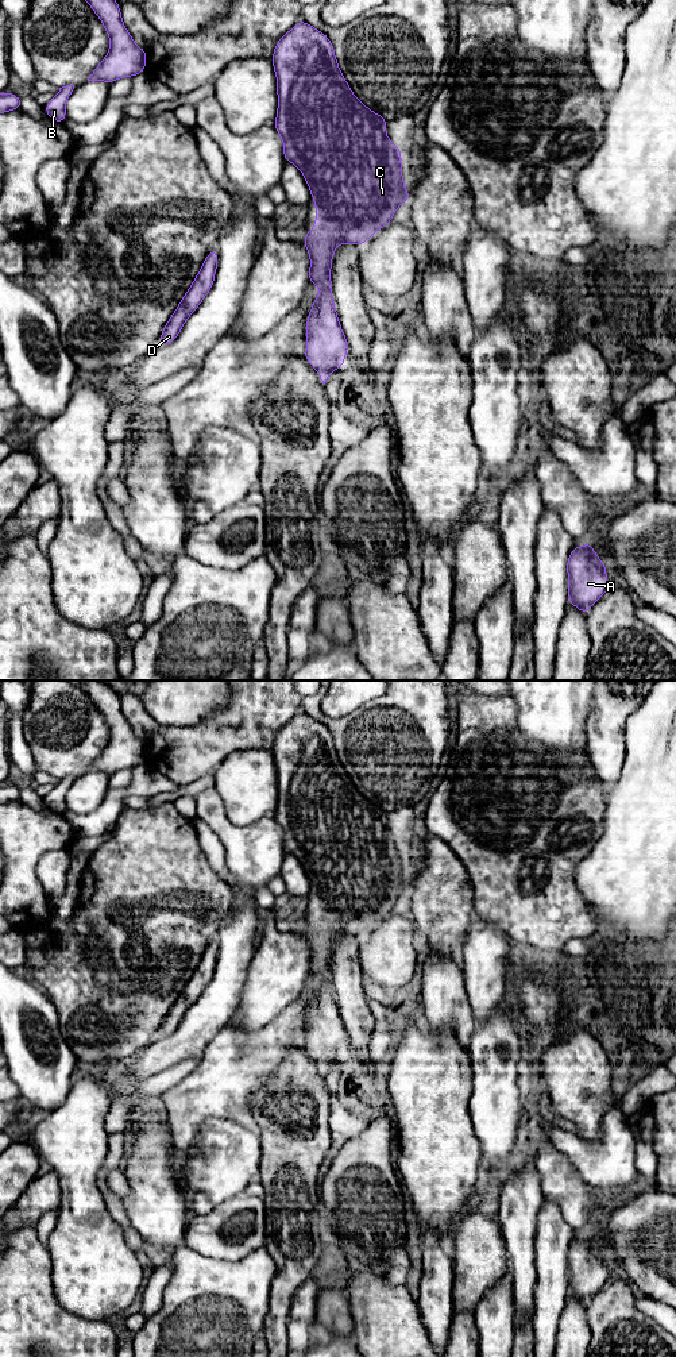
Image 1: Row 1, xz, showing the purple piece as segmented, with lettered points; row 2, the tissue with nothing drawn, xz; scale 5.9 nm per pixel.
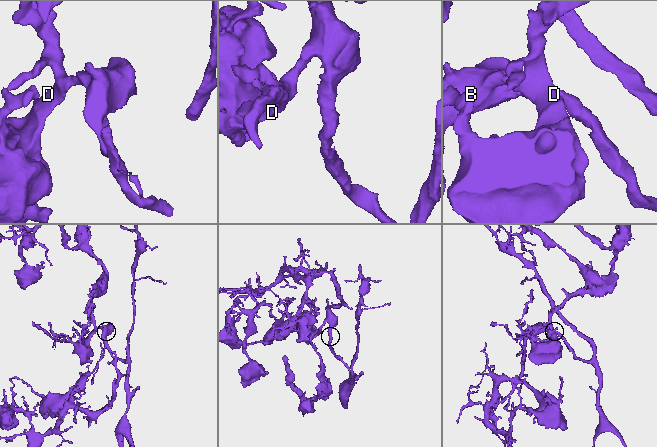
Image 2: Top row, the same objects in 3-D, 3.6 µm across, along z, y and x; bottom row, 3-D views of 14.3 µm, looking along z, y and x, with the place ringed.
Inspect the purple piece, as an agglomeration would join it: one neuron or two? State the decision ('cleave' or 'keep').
keep

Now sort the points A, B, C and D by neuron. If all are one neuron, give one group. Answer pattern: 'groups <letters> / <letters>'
groups A B C D

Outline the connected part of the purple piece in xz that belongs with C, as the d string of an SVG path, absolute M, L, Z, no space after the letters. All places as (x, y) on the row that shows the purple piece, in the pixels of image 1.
M302 19L281 36L271 57L277 76L278 108L274 128L282 136L285 162L295 165L316 203L316 223L308 231L302 243L310 257L309 284L321 288L321 293L313 301L306 320L306 351L304 358L310 363L322 383L336 369L343 369L348 354L348 342L339 323L332 296L331 269L332 258L340 243L363 246L379 228L391 223L397 208L409 201L410 193L403 185L401 149L386 135L387 119L367 108L351 90L345 81L333 45L329 38L308 24Z

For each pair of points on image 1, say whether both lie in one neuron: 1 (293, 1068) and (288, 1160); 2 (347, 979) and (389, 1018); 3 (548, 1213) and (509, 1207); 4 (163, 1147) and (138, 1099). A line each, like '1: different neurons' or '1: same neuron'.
1: same neuron
2: different neurons
3: different neurons
4: different neurons

